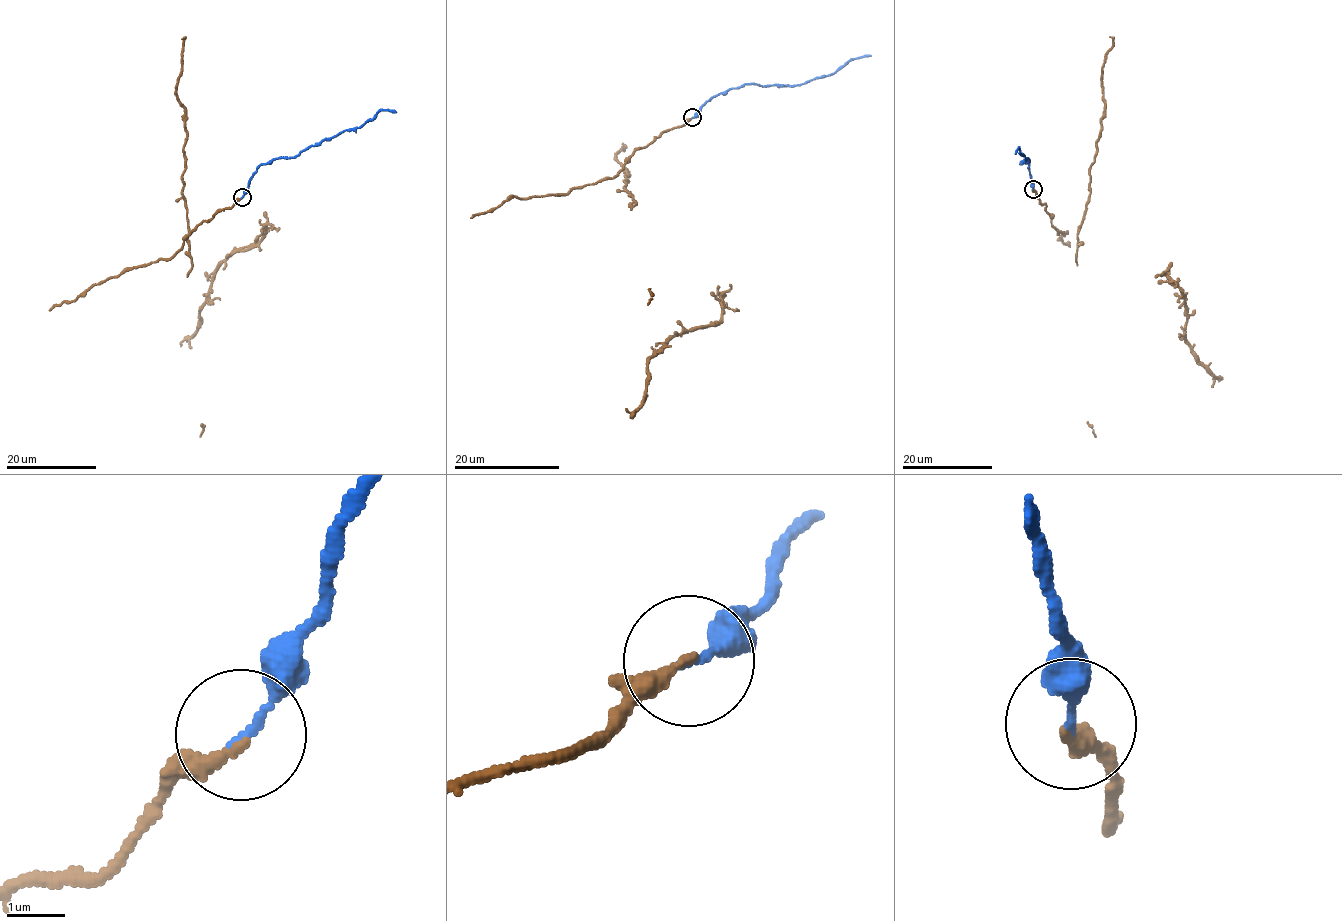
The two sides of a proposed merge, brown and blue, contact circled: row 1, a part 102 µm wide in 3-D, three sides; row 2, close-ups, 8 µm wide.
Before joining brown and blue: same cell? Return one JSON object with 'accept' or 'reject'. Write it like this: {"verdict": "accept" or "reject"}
{"verdict": "accept"}

